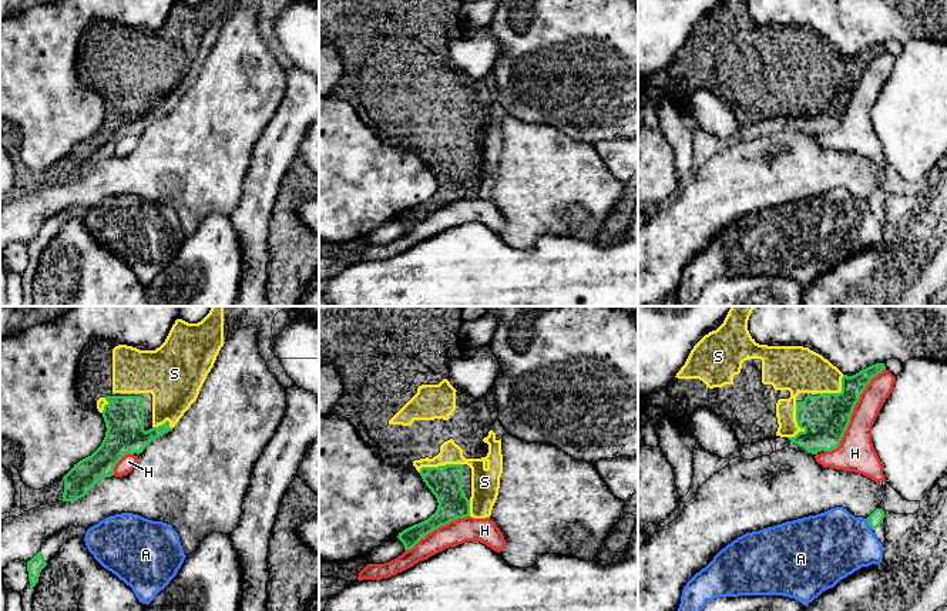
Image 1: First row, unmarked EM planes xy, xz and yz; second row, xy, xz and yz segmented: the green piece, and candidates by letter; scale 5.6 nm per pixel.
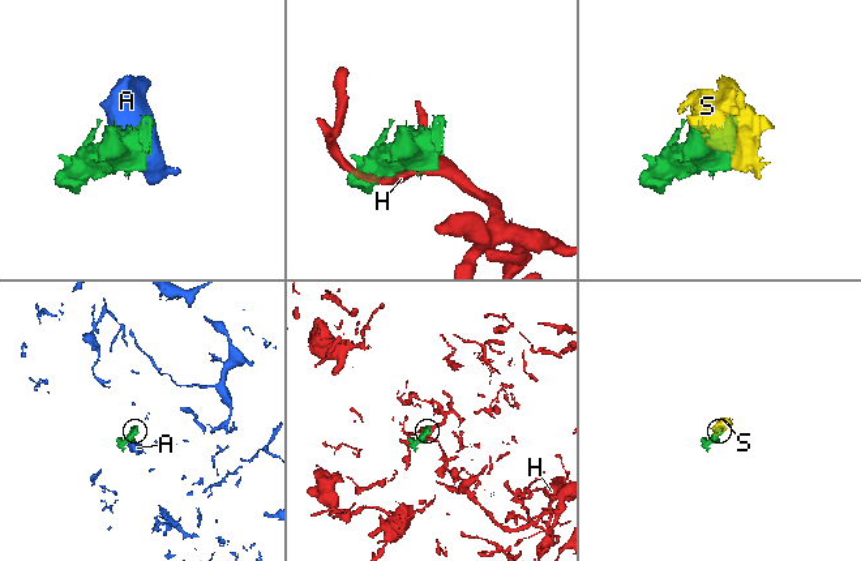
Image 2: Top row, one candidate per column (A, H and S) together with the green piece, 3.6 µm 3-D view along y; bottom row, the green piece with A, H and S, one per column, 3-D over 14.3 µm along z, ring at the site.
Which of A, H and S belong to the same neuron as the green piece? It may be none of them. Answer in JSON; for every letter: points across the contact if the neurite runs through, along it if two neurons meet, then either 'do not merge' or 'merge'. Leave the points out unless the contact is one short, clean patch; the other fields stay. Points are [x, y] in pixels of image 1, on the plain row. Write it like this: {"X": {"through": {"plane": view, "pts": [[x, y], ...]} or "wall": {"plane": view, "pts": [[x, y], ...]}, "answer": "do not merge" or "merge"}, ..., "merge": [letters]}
{"A": {"wall": {"plane": "yz", "pts": [[865, 200], [872, 208]]}, "answer": "do not merge"}, "H": {"answer": "do not merge"}, "S": {"answer": "merge"}, "merge": ["S"]}

